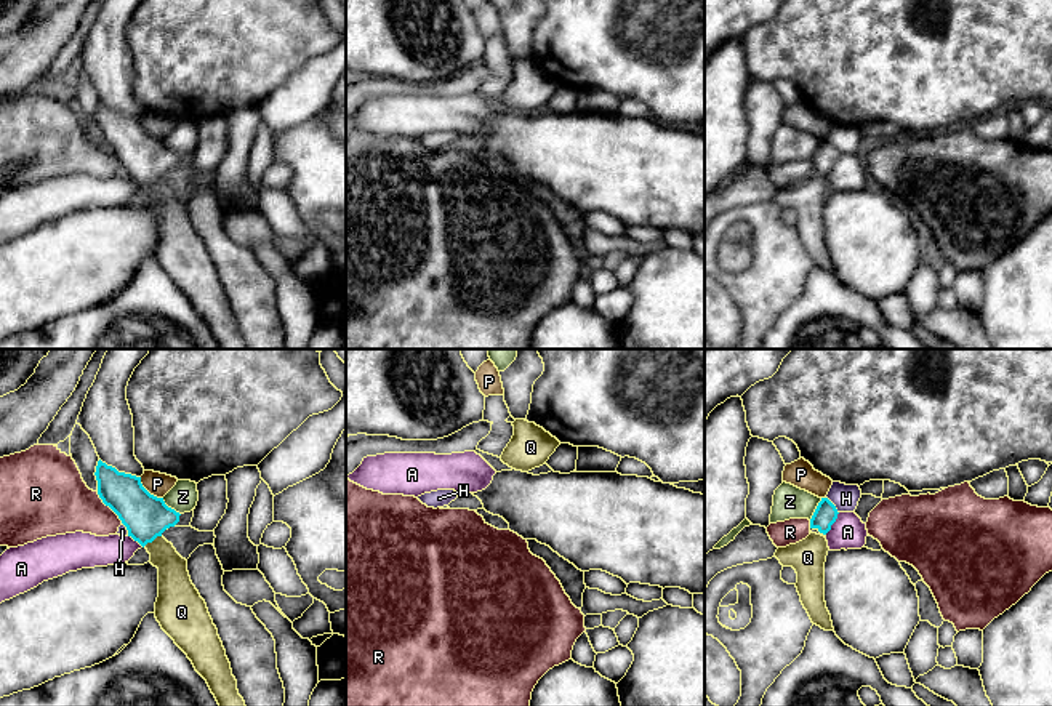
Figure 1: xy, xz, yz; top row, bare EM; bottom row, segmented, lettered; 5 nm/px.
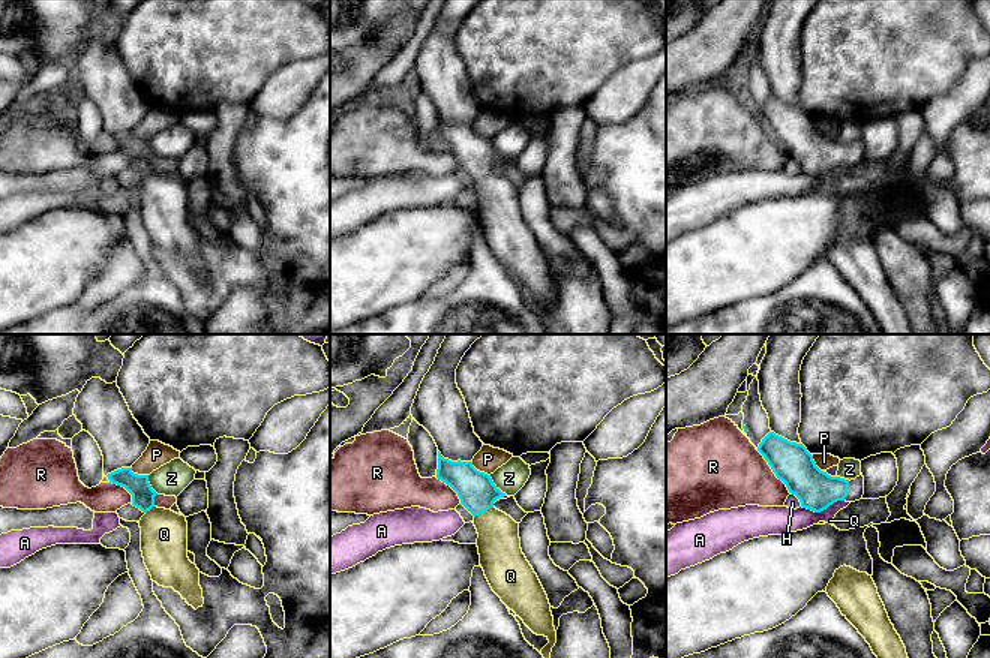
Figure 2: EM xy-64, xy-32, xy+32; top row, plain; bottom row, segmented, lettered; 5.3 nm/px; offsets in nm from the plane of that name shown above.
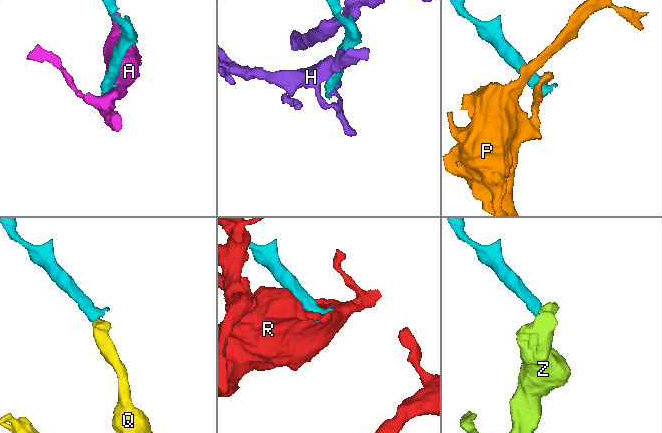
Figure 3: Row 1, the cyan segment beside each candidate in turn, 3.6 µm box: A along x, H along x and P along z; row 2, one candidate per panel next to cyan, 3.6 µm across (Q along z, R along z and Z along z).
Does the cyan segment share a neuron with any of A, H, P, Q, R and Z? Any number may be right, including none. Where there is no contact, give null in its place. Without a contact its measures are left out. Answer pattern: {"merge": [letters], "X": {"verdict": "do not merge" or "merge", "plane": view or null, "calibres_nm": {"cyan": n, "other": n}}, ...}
{"merge": ["Q"], "A": {"verdict": "do not merge", "plane": "yz", "calibres_nm": {"cyan": 120, "other": 170}}, "H": {"verdict": "do not merge", "plane": "yz", "calibres_nm": {"cyan": 120, "other": 130}}, "P": {"verdict": "do not merge", "plane": "xy", "calibres_nm": {"cyan": 220, "other": 120}}, "Q": {"verdict": "merge", "plane": "xy", "calibres_nm": {"cyan": 220, "other": 170}}, "R": {"verdict": "do not merge", "plane": "xy", "calibres_nm": {"cyan": 220, "other": 320}}, "Z": {"verdict": "do not merge", "plane": "yz", "calibres_nm": {"cyan": 120, "other": 160}}}

